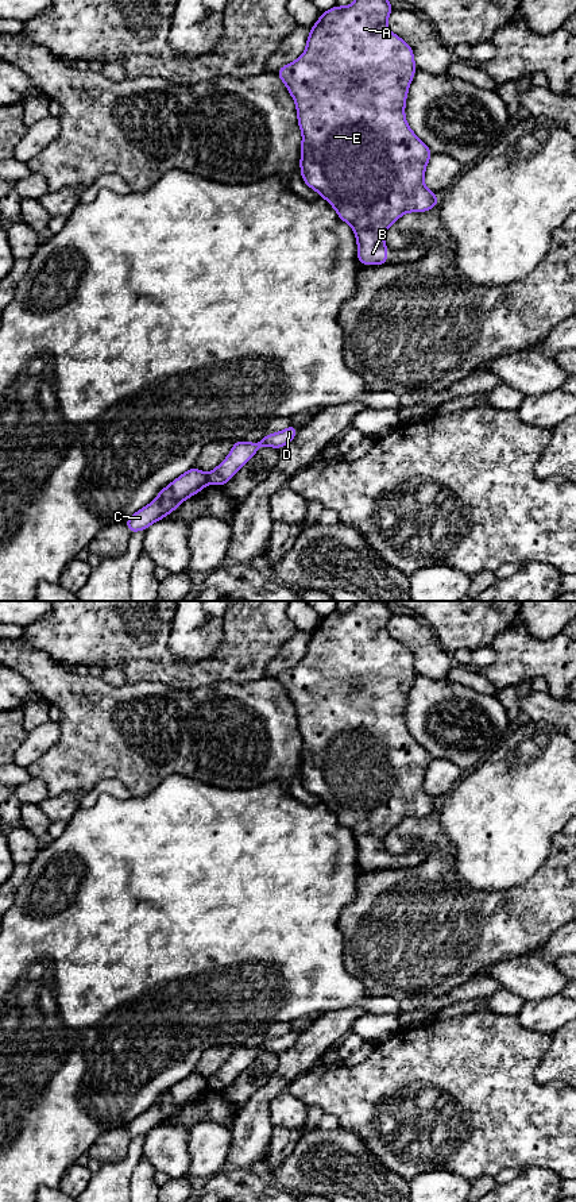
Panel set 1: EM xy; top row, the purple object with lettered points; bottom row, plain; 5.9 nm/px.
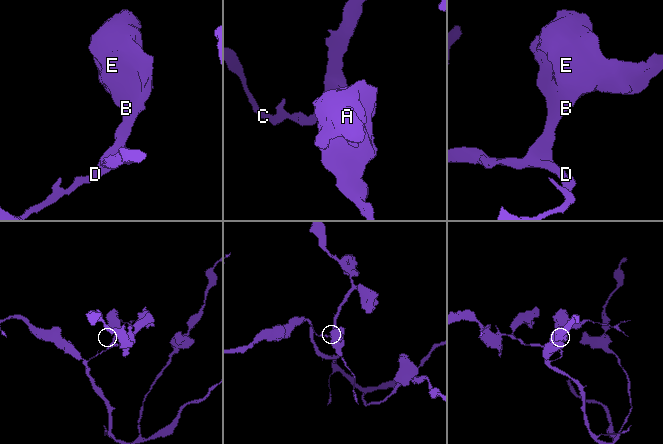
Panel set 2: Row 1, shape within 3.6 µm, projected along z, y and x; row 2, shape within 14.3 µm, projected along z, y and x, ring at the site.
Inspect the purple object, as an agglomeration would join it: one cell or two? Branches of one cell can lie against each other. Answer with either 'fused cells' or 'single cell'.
fused cells

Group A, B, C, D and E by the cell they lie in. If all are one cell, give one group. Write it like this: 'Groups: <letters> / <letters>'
Groups: A B D E / C

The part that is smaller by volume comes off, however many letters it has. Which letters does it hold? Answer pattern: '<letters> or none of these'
A, B, D, E

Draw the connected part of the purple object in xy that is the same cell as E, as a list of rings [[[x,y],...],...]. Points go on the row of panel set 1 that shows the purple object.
[[[355,0],[348,7],[335,5],[322,12],[310,30],[304,54],[277,72],[297,105],[302,131],[302,180],[353,228],[360,265],[390,263],[384,255],[390,247],[383,240],[388,227],[406,212],[425,212],[438,203],[438,197],[424,184],[426,163],[433,153],[405,119],[407,90],[417,68],[413,49],[387,27],[391,11],[388,0]]]

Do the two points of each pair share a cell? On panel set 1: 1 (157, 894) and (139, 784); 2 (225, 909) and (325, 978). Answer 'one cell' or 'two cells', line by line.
1: two cells
2: one cell

